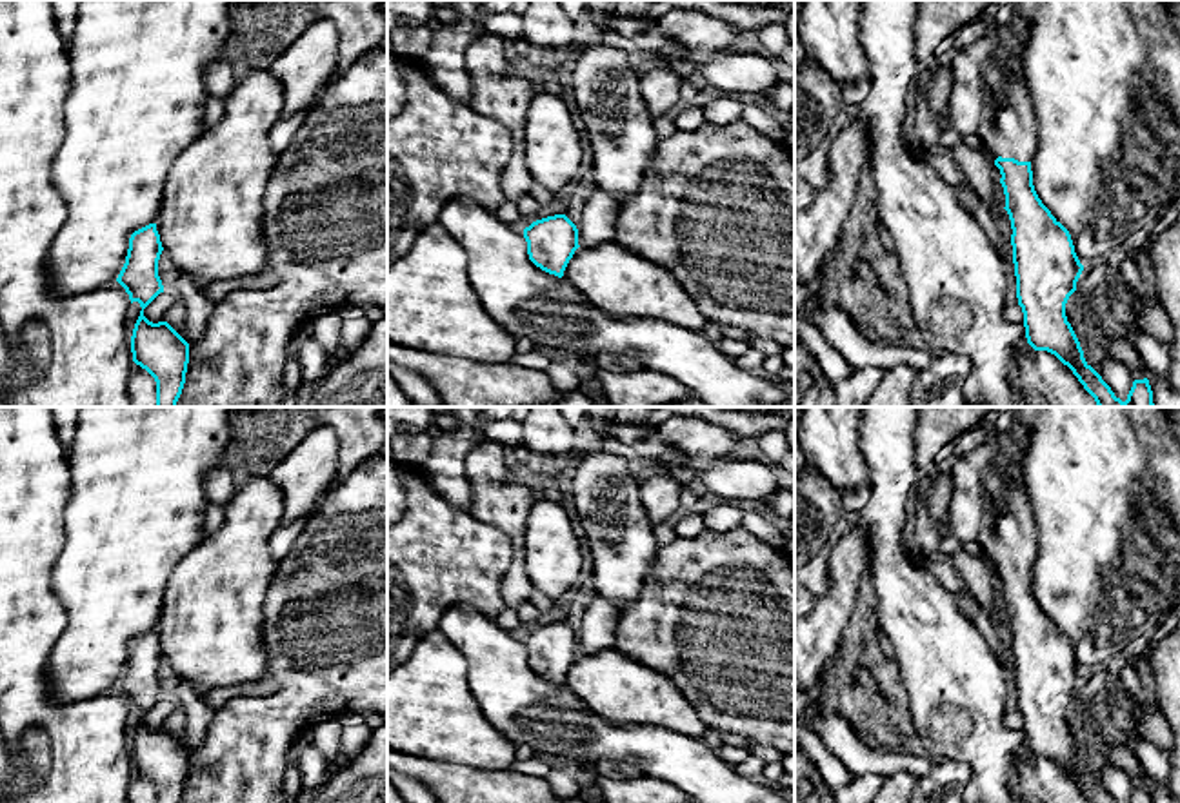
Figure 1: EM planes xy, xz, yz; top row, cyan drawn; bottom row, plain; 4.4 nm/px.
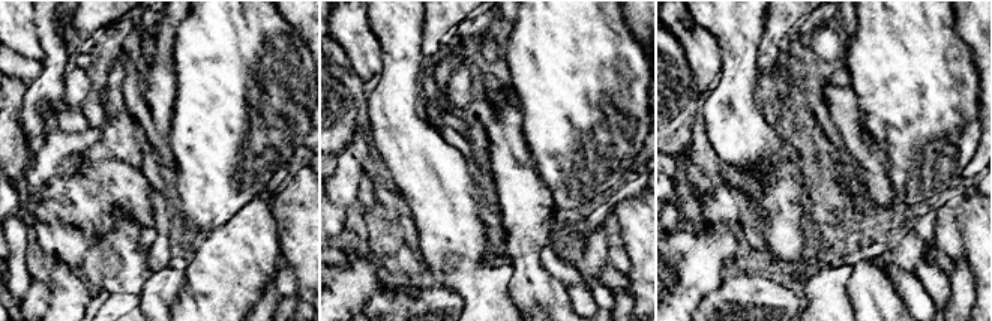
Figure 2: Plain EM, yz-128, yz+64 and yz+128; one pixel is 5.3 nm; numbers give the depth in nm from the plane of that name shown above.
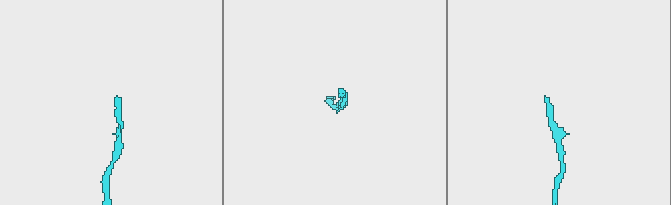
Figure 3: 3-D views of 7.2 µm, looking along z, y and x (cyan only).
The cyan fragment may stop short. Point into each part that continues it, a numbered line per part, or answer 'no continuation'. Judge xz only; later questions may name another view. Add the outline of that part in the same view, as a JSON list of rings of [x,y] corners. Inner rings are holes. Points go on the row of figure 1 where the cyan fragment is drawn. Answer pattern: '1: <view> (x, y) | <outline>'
no continuation

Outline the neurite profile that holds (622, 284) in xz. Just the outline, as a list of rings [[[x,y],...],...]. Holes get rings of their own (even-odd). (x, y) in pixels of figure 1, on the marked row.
[[[615,242],[578,247],[564,278],[613,318],[658,318],[700,332],[709,323],[675,273]]]

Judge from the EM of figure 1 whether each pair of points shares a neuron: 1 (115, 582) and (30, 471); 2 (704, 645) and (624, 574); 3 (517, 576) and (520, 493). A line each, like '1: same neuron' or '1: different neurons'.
1: different neurons
2: different neurons
3: same neuron

